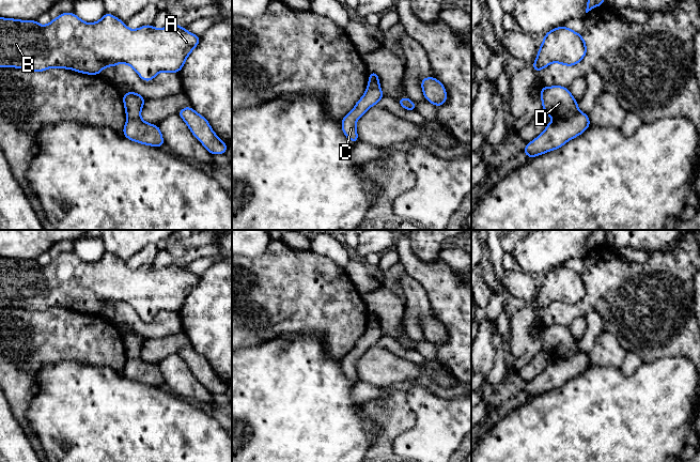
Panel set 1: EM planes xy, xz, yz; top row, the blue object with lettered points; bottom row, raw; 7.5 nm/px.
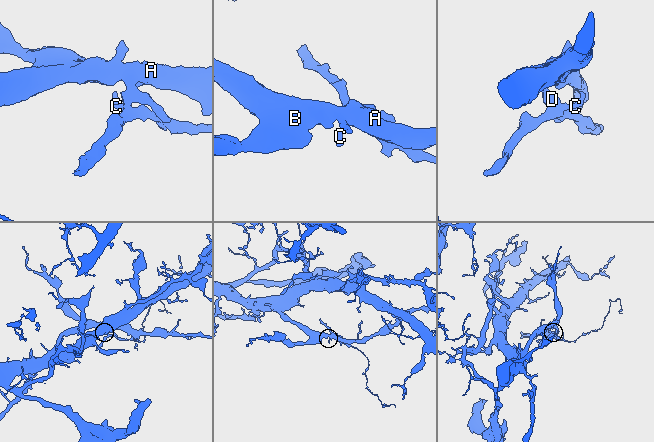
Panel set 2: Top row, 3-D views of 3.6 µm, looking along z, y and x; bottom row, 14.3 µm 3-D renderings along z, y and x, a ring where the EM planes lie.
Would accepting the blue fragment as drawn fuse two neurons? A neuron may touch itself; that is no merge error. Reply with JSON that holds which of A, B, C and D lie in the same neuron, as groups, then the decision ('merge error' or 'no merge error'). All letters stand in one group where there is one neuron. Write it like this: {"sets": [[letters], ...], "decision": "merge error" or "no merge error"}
{"sets": [["A", "B", "D"], ["C"]], "decision": "merge error"}

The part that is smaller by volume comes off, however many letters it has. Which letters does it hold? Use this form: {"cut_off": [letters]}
{"cut_off": ["C"]}

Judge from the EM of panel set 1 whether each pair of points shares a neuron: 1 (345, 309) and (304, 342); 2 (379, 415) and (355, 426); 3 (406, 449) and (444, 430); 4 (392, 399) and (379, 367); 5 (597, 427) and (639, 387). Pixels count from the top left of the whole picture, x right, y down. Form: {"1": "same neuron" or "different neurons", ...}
{"1": "different neurons", "2": "different neurons", "3": "same neuron", "4": "different neurons", "5": "same neuron"}

